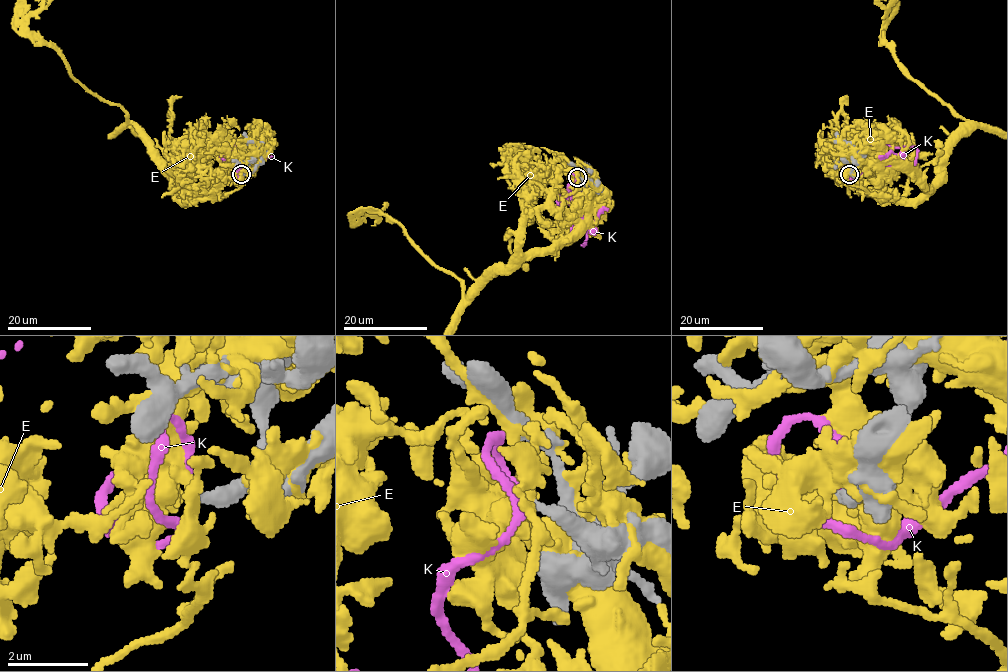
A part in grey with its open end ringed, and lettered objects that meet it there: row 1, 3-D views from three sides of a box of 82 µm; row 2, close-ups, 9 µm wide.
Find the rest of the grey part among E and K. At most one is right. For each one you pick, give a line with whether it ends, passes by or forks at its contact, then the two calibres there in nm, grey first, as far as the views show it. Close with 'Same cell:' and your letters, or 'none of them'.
K: it ends; calibres 320 and 150 nm
Same cell: K

